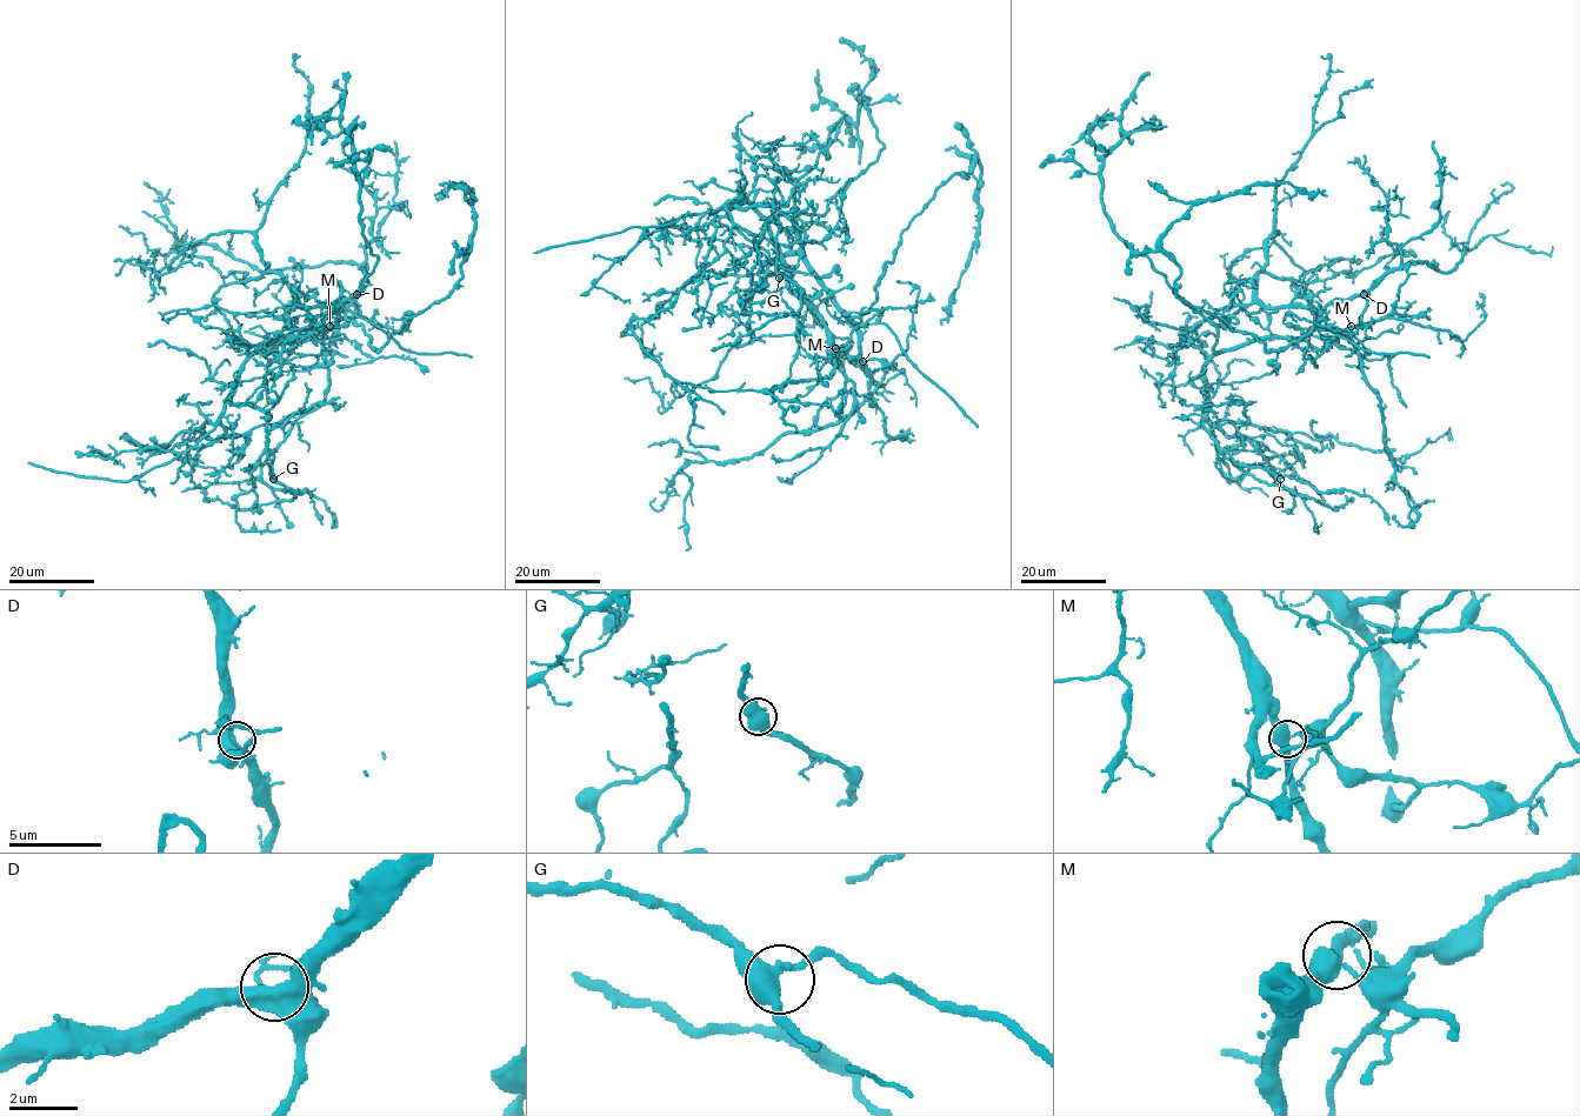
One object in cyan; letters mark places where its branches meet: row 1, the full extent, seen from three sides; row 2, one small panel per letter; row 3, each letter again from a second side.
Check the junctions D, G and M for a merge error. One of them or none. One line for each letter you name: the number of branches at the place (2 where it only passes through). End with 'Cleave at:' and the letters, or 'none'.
M: 3 branches meet
Cleave at: M

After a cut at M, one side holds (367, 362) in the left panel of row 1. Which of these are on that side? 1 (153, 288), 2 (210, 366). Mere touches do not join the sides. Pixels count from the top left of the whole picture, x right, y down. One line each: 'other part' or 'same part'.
1: same part
2: other part

